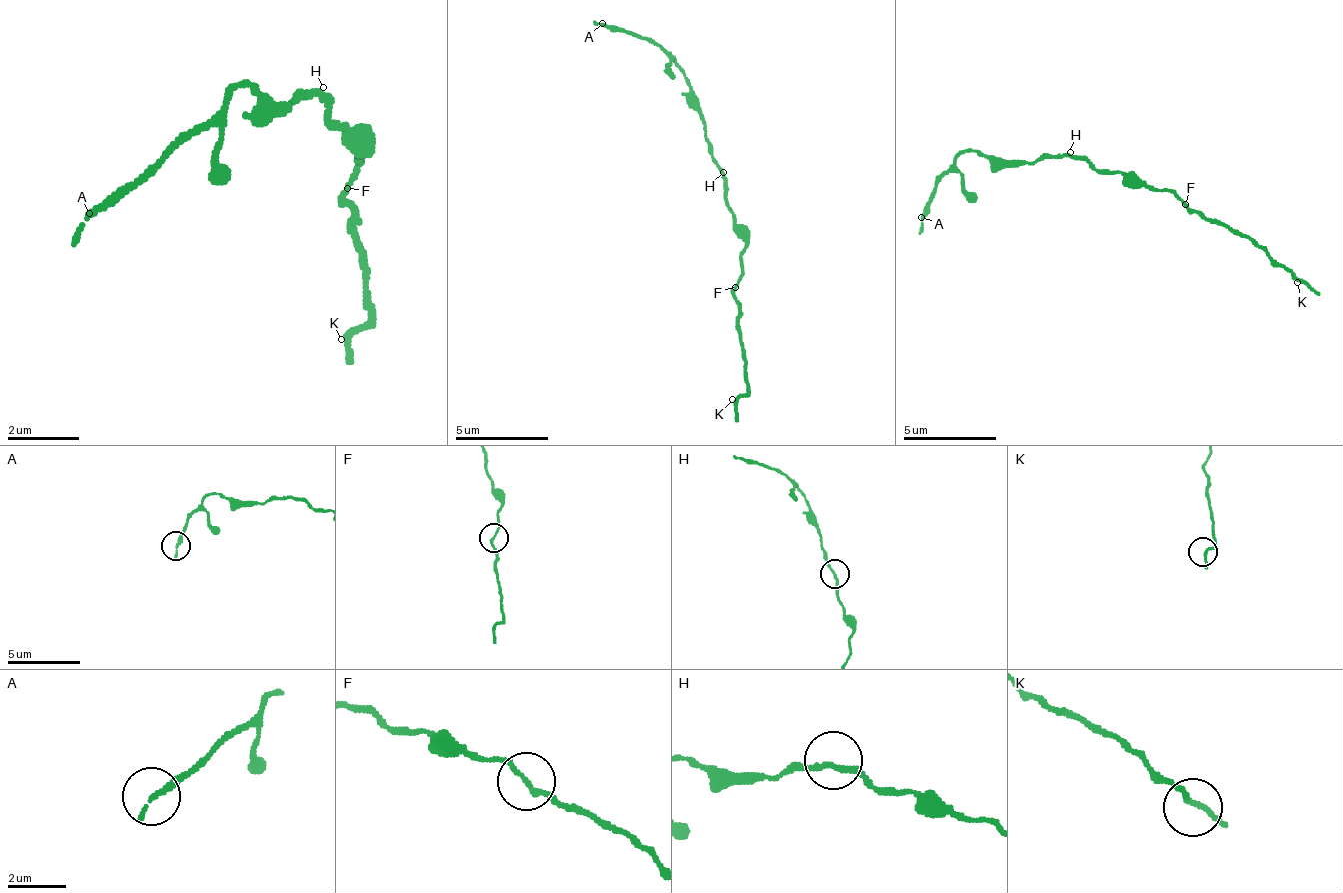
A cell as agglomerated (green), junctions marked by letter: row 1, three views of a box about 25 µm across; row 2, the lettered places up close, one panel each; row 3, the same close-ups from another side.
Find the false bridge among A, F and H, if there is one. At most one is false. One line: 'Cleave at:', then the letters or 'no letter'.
Cleave at: no letter

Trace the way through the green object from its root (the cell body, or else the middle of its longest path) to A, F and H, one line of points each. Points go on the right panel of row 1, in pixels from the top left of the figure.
A: (1093, 170), (1070, 156), (990, 161), (976, 152), (963, 152), (935, 184), (930, 208), (921, 217)
F: (1093, 170), (1107, 170), (1111, 175), (1135, 175), (1153, 189), (1172, 189), (1186, 203)
H: (1093, 170), (1070, 152)

